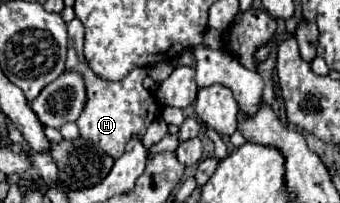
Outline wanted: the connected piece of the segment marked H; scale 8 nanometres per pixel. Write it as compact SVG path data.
M73 19L67 23L69 31L69 53L67 53L67 69L75 69L83 75L87 85L87 105L77 119L77 127L81 131L81 137L91 141L95 147L103 149L113 159L119 159L125 151L125 145L131 137L143 137L147 127L161 117L161 105L153 97L151 107L151 93L143 87L143 79L147 77L147 71L143 67L133 69L123 81L103 81L97 73L91 73L91 67L87 65L83 57L83 23L79 19Z

